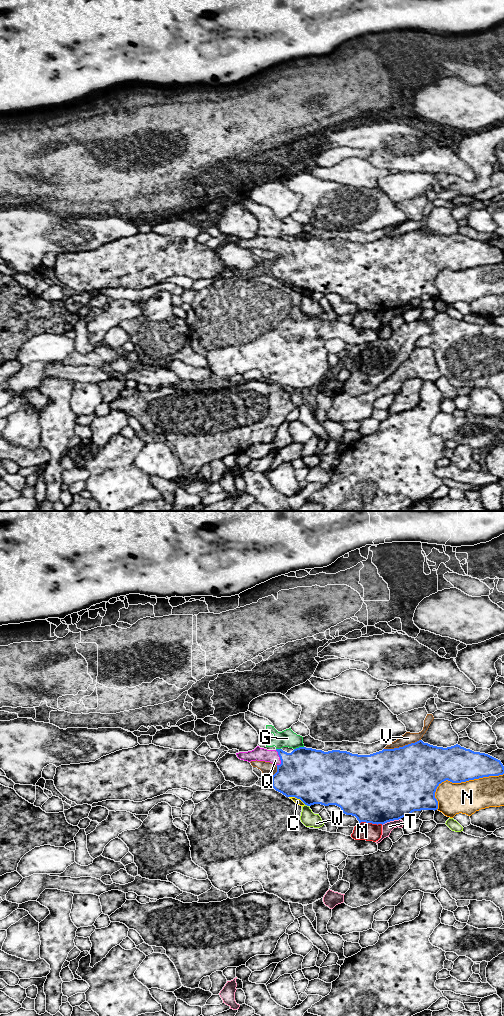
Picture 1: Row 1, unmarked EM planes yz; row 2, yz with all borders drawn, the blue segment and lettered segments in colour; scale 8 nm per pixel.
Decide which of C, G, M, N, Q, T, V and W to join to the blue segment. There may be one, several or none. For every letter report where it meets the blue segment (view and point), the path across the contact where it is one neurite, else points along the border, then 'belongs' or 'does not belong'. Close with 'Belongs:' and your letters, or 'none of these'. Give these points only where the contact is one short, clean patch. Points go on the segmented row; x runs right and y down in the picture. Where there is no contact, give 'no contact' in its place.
C: meets blue in yz at (297, 798); does not belong
G: meets blue in yz at (299, 747); border along yz (303, 746), (294, 749); does not belong
M: meets blue in yz at (371, 822); does not belong
N: meets blue in yz at (459, 782); does not belong
Q: meets blue in yz at (280, 758); runs through yz (306, 774), (280, 758), (260, 754); belongs
T: meets blue in yz at (390, 820); does not belong
V: meets blue in yz at (403, 746); does not belong
W: meets blue in yz at (307, 805); does not belong
Belongs: Q

